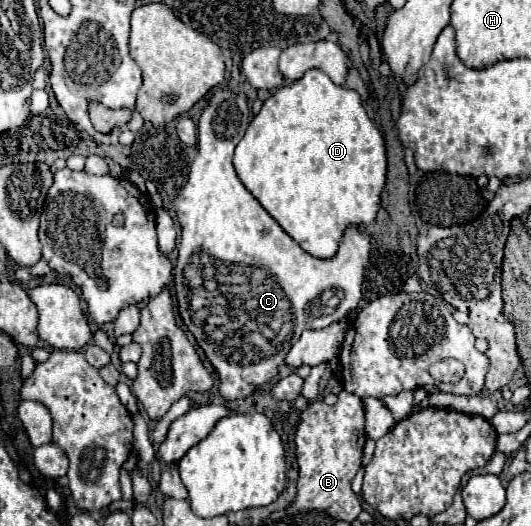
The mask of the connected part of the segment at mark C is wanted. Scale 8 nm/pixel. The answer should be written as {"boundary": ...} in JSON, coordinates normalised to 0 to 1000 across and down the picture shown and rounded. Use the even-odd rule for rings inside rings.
{"boundary":[[[409,171],[394,202],[375,224],[371,247],[371,300],[360,312],[352,354],[345,354],[330,373],[330,403],[341,426],[341,464],[337,490],[326,513],[330,555],[337,574],[337,597],[352,624],[363,631],[375,658],[386,665],[394,688],[412,711],[412,745],[424,760],[450,760],[476,749],[480,734],[507,726],[522,715],[522,700],[537,684],[537,669],[563,646],[567,631],[601,627],[620,616],[638,612],[680,570],[680,544],[687,529],[687,510],[699,490],[699,449],[687,430],[657,430],[638,464],[638,479],[627,490],[593,490],[578,483],[488,388],[488,380],[454,350],[435,300],[446,270],[469,240],[465,190],[435,171]],[[424,494],[454,494],[465,502],[424,502]]]}

